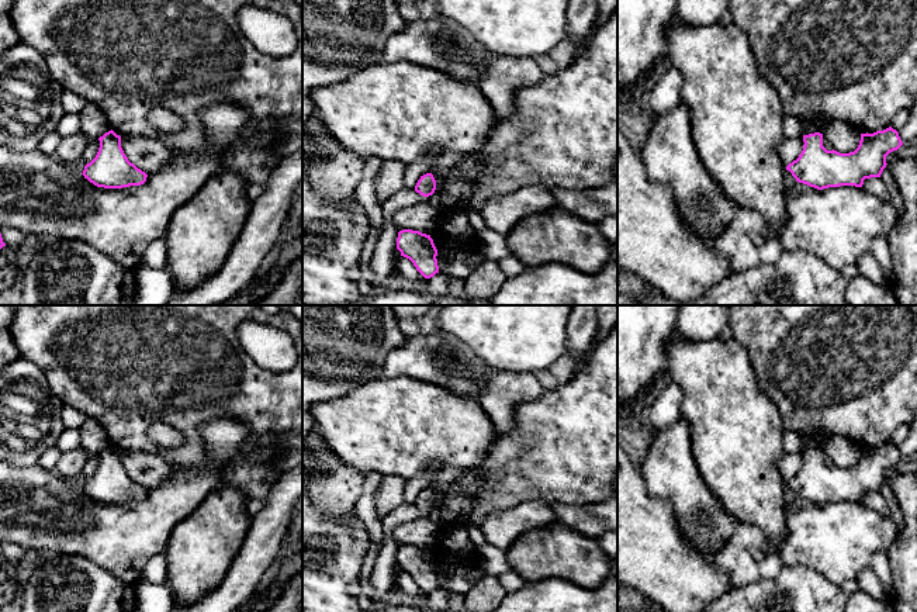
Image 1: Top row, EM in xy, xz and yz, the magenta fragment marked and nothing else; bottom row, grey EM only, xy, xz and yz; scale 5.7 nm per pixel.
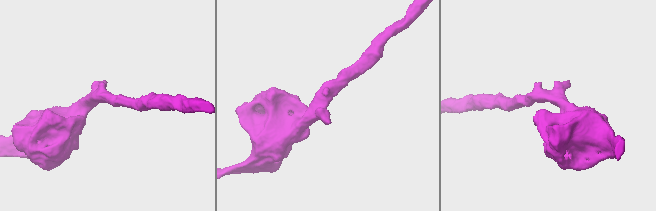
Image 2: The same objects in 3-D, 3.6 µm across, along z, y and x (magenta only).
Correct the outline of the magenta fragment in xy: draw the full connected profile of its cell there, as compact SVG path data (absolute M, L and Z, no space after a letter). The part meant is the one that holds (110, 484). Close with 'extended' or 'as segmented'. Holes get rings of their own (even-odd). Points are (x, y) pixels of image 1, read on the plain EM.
M113 445L98 453L100 463L96 473L84 481L83 491L97 502L122 504L141 501L148 490L128 476L121 452Z | as segmented

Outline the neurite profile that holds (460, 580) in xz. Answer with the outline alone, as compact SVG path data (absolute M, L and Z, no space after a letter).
M481 564L473 567L447 568L437 567L439 587L446 591L453 591L466 595L485 575Z

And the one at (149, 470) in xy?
M121 452L121 463L131 478L146 490L170 480L183 467L167 463L163 457L148 452Z

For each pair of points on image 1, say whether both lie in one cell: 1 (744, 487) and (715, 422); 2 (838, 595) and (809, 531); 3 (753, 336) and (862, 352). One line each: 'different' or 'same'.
1: same
2: different
3: same

